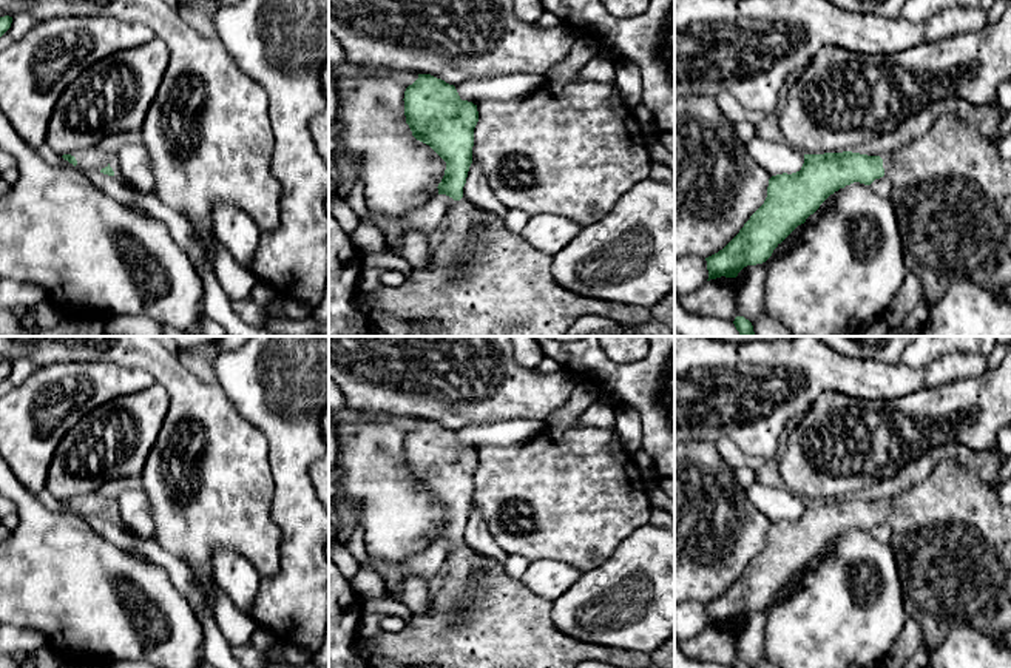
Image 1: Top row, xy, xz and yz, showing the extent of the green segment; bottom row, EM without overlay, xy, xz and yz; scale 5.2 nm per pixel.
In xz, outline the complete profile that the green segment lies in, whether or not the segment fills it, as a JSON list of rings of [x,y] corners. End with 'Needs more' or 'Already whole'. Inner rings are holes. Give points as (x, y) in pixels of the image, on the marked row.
[[[418,74],[418,79],[406,88],[403,100],[406,123],[412,136],[429,145],[446,162],[445,176],[437,187],[438,194],[446,194],[455,202],[424,241],[428,248],[426,268],[412,270],[398,287],[381,287],[375,293],[363,293],[363,302],[370,313],[381,310],[406,321],[437,321],[443,326],[445,336],[565,336],[579,318],[591,315],[605,316],[620,324],[661,321],[675,333],[675,287],[651,305],[602,301],[573,293],[553,278],[551,255],[529,245],[520,233],[509,231],[502,216],[477,208],[463,196],[472,164],[474,128],[478,122],[478,111],[477,105],[460,99],[454,85],[431,74]]]. Needs more

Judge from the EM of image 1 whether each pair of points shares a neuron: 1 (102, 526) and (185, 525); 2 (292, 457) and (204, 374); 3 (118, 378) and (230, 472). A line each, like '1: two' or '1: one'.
1: two
2: two
3: two

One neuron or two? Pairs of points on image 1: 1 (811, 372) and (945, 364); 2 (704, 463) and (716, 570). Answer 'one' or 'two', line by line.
1: one
2: one

